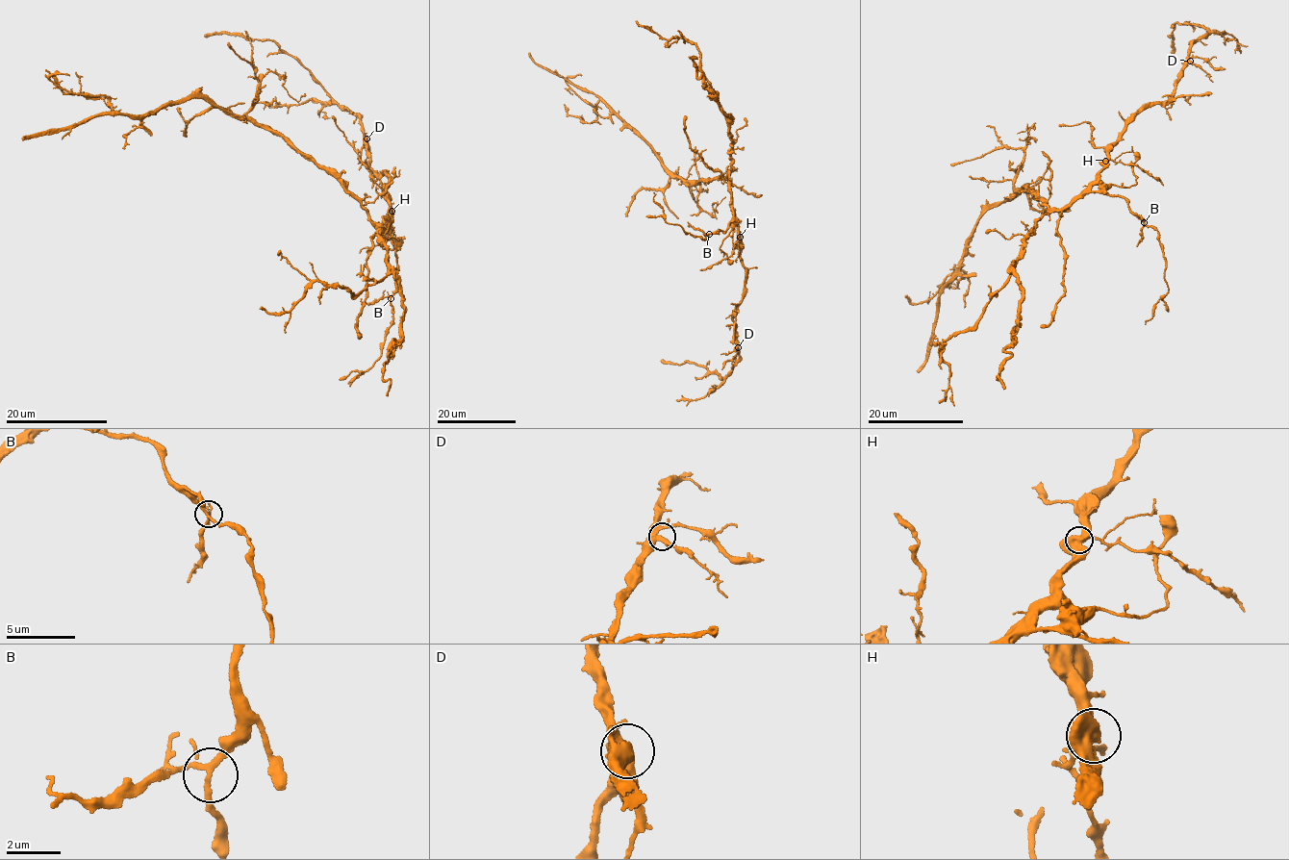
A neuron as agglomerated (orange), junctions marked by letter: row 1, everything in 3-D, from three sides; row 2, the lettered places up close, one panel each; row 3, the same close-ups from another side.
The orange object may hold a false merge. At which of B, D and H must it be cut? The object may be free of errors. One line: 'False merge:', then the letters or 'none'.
False merge: none

